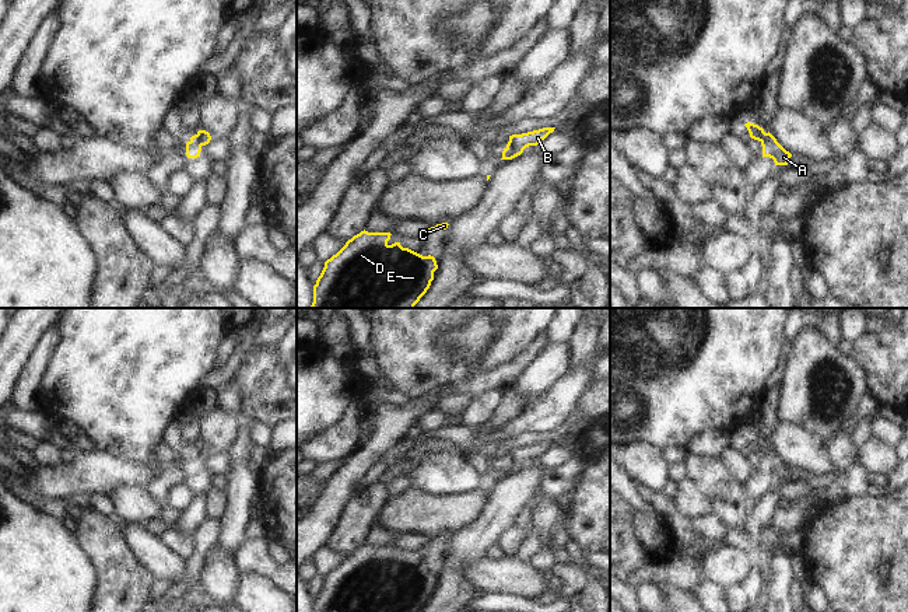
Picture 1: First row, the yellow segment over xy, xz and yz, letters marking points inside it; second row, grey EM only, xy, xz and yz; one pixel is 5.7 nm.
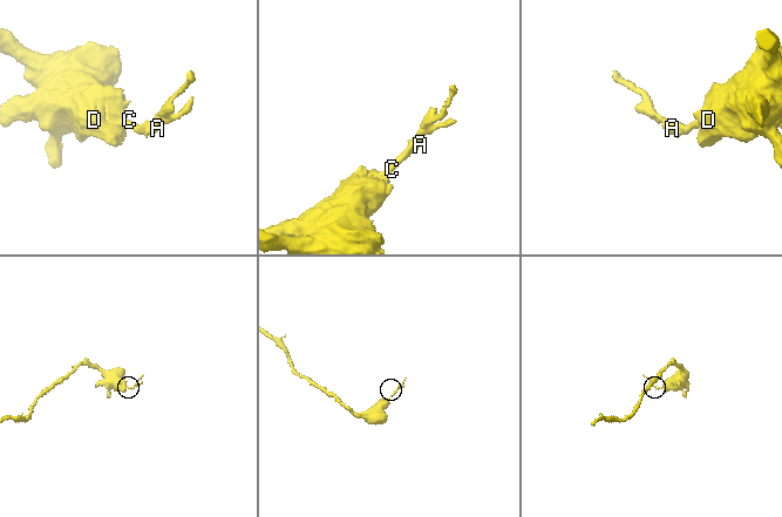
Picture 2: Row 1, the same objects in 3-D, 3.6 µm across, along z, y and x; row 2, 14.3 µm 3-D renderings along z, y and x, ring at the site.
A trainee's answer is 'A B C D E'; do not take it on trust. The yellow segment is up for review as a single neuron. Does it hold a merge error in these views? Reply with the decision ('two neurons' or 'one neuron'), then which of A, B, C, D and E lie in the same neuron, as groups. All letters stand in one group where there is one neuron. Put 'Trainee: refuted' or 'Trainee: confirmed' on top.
Trainee: confirmed
one neuron; groups A B C D E

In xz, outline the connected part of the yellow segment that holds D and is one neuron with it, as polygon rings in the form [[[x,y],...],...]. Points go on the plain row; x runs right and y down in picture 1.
[[[361,545],[330,573],[313,599],[313,612],[421,612],[438,583],[434,570],[423,570],[400,556],[388,557],[390,546]]]

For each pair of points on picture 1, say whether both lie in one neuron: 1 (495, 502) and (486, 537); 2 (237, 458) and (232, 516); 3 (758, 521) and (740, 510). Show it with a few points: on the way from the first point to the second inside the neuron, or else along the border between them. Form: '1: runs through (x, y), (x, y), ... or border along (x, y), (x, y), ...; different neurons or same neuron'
1: runs through (495, 510), (495, 517), (487, 528); same neuron
2: runs through (237, 472), (237, 502); same neuron
3: border along (754, 503), (747, 527), (740, 532), (731, 532); different neurons

